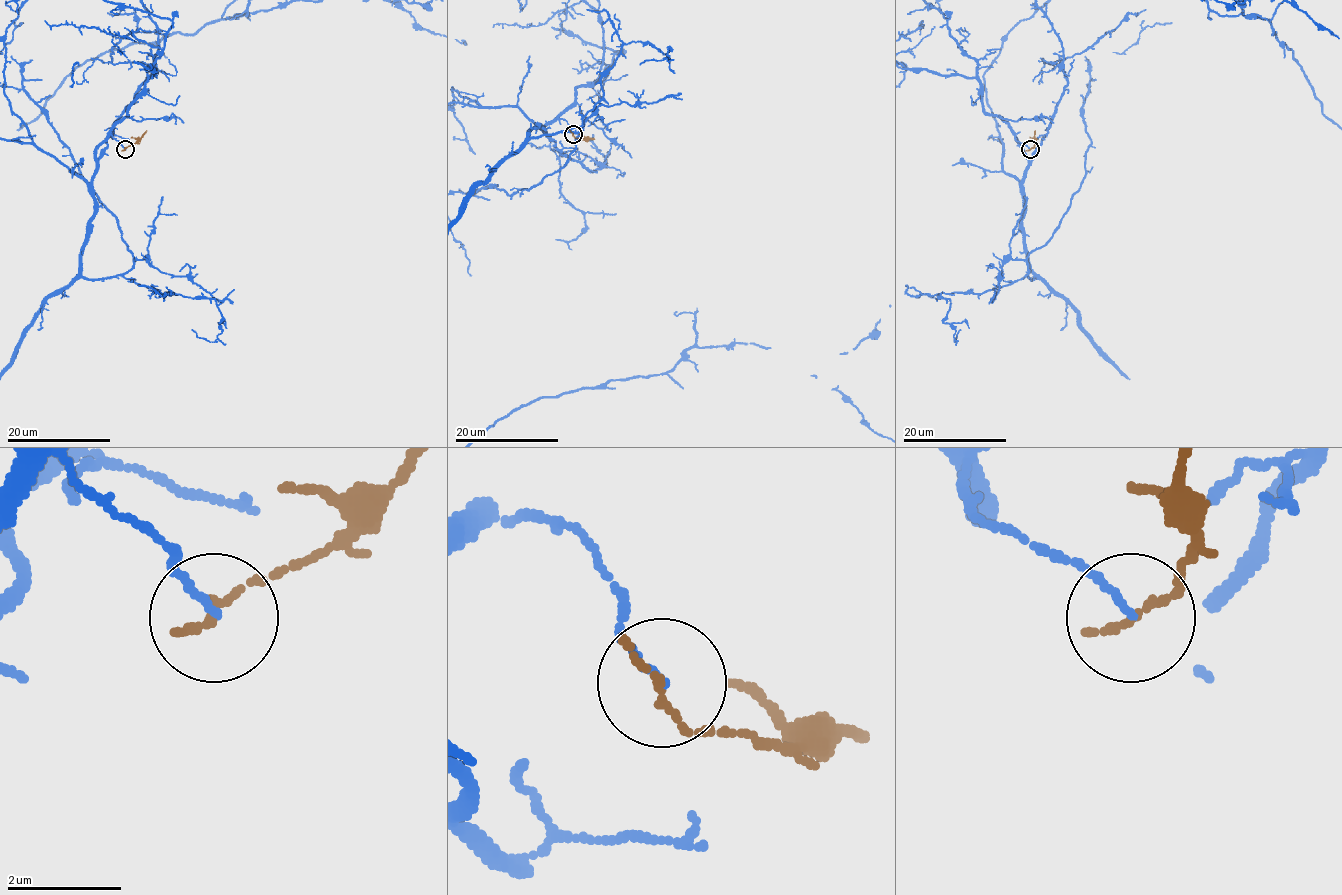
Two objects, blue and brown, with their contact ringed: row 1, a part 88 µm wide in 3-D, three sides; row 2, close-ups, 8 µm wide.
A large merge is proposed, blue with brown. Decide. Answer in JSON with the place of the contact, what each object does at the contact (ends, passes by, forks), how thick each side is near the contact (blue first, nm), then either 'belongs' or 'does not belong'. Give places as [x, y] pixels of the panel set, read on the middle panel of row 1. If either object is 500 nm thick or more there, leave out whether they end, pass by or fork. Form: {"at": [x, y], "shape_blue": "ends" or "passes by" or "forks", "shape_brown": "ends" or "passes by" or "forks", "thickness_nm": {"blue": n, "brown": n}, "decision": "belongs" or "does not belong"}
{"at": [573, 134], "shape_blue": "ends", "shape_brown": "ends", "thickness_nm": {"blue": 110, "brown": 150}, "decision": "does not belong"}

